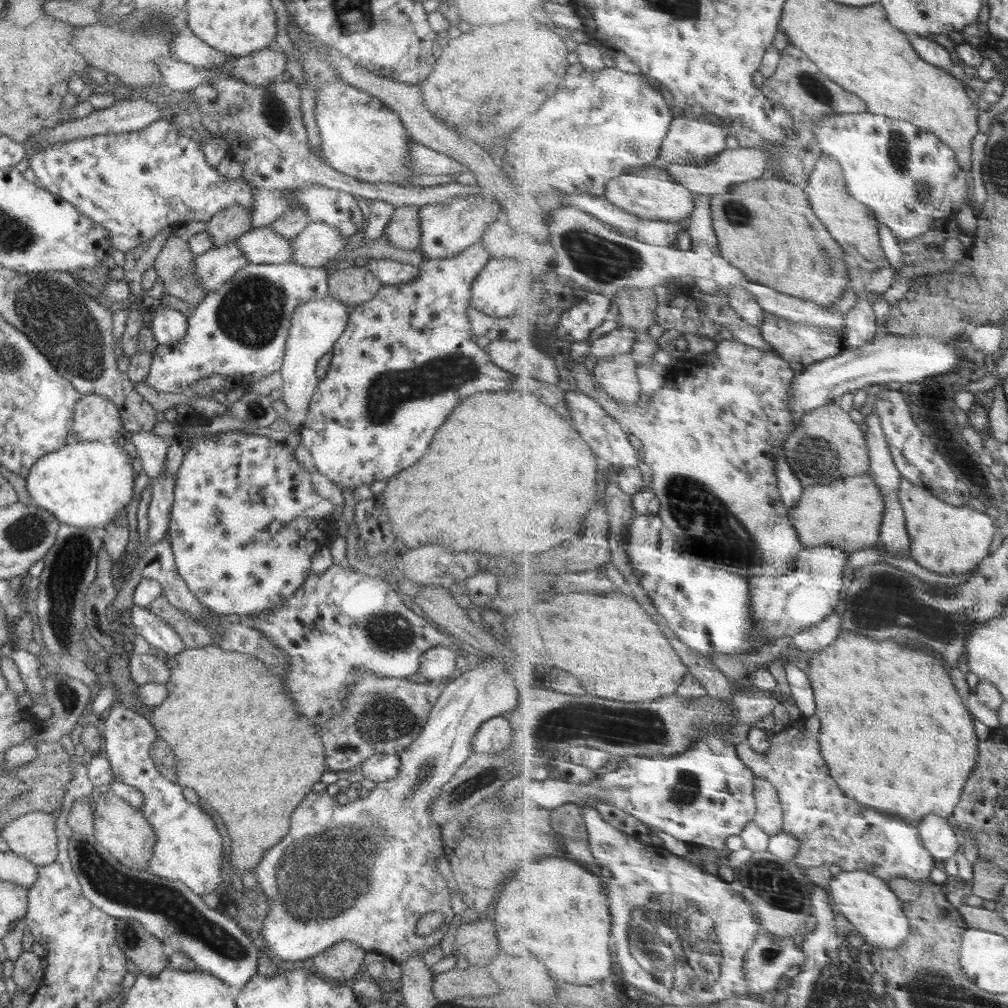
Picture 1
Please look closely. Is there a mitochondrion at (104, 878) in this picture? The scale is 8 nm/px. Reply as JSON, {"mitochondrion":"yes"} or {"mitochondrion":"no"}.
{"mitochondrion":"yes"}

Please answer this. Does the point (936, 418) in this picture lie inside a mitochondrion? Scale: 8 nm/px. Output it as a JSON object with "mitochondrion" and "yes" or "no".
{"mitochondrion":"yes"}

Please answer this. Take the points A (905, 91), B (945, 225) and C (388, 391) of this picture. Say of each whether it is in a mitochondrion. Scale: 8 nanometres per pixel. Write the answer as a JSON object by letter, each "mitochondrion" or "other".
{"A":"other","B":"other","C":"mitochondrion"}

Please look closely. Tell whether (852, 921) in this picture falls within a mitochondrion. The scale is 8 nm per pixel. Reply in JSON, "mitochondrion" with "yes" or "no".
{"mitochondrion":"no"}

